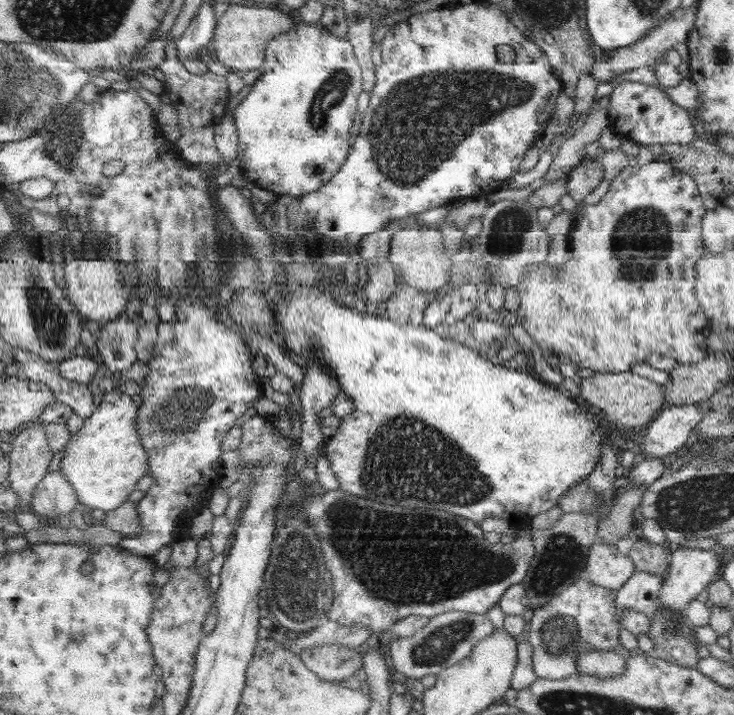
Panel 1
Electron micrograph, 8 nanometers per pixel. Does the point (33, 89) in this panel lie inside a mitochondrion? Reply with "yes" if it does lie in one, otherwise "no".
yes

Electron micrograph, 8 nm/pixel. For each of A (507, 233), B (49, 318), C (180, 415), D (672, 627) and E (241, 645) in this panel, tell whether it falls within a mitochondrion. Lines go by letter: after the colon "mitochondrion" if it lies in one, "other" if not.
A: mitochondrion
B: mitochondrion
C: mitochondrion
D: mitochondrion
E: other

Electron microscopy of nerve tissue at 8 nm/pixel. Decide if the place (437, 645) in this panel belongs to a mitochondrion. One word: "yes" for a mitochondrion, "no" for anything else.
yes

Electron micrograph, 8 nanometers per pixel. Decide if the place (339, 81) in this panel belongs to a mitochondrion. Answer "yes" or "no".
yes

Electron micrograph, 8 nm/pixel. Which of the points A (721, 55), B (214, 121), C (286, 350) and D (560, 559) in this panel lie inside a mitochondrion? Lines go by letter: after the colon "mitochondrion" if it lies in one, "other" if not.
A: mitochondrion
B: other
C: other
D: mitochondrion

